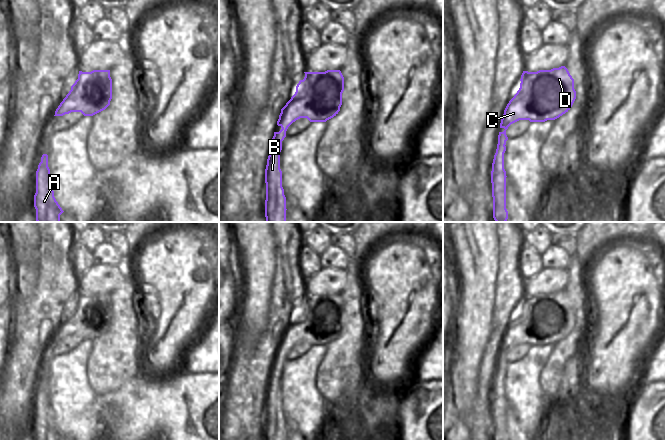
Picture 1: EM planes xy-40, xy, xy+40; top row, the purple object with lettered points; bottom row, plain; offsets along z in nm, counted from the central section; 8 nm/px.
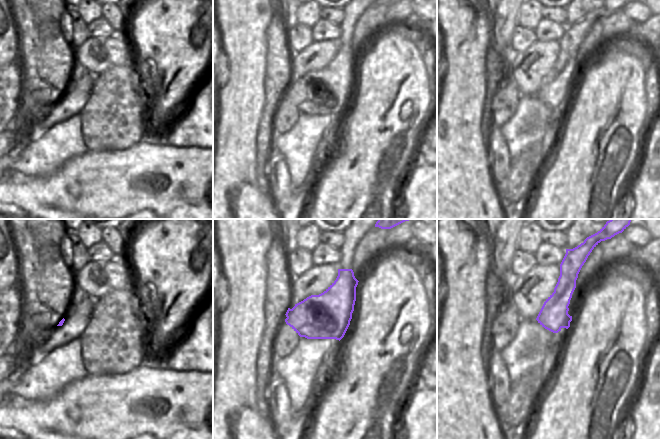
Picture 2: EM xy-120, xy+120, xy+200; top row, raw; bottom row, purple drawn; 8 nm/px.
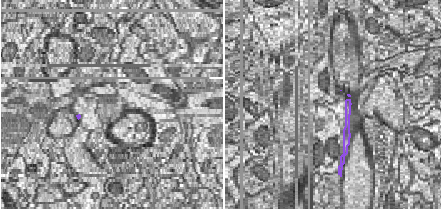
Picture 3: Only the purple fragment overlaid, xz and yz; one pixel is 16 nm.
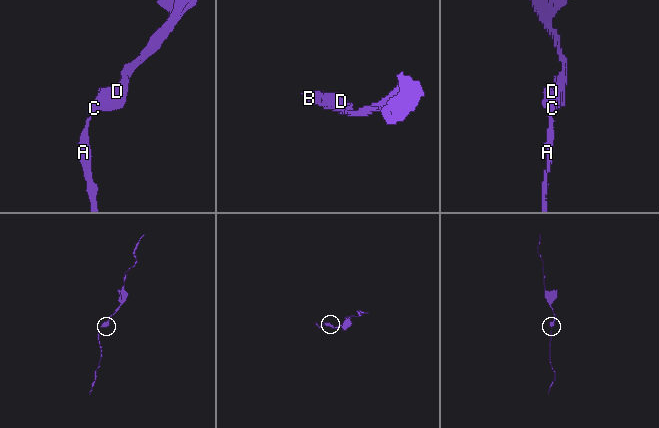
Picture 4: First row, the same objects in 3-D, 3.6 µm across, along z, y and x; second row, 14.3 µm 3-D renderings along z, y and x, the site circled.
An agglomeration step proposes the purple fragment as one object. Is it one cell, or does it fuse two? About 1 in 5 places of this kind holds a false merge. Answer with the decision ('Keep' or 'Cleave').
Keep.

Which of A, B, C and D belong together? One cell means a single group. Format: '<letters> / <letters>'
A B C D

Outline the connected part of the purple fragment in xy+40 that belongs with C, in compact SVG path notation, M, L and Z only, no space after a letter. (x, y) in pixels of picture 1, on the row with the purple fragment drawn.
M565 66L537 72L523 71L520 88L507 104L501 119L498 144L491 171L493 218L506 222L506 171L504 153L508 127L519 121L545 122L568 112L576 99L574 79Z

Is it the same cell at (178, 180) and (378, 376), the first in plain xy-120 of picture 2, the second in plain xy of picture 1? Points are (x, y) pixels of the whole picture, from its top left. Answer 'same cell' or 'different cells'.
different cells

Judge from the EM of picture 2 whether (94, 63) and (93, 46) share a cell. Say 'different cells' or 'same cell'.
same cell

